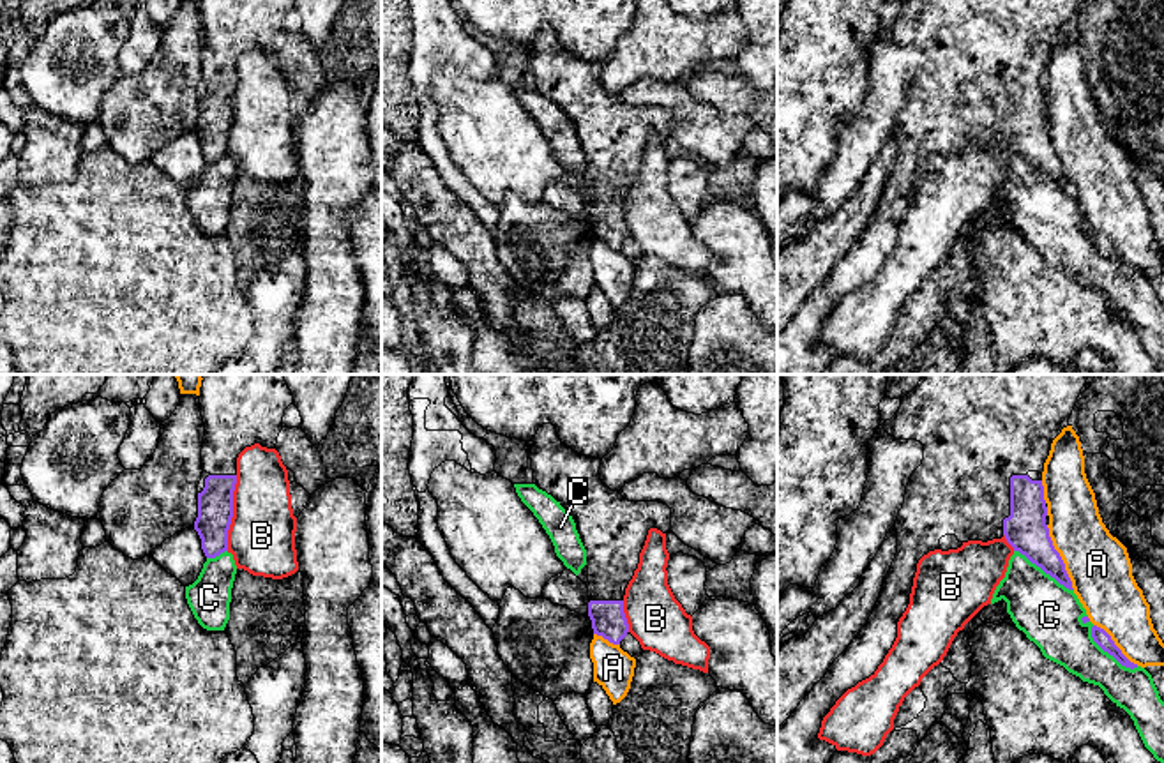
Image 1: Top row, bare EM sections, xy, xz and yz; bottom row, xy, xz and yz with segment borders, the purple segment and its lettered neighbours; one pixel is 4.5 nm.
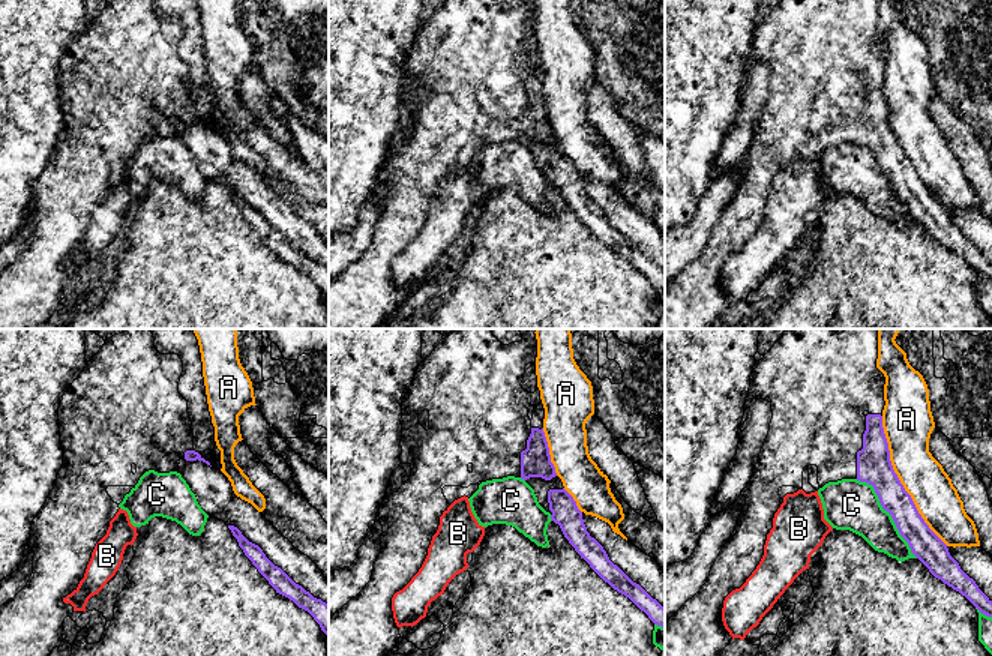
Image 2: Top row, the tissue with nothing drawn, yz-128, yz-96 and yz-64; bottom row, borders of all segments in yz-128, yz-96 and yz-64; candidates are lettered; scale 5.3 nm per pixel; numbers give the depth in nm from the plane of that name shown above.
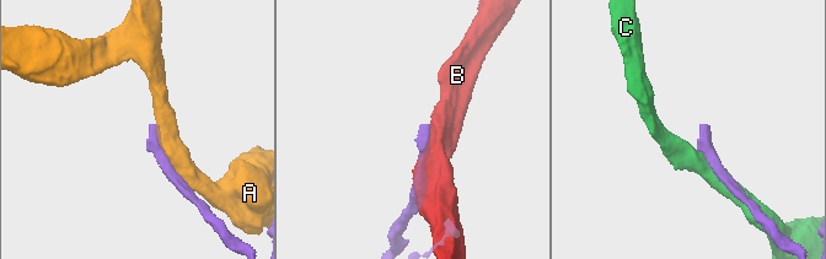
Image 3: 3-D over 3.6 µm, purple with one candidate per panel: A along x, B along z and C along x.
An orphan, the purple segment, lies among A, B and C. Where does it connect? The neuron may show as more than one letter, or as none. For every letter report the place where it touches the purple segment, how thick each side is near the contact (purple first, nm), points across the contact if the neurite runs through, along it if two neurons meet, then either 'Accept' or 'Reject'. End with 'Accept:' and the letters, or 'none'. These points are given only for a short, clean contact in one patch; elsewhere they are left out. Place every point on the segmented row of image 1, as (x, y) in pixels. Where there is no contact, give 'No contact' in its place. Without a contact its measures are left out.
A: Touches purple at yz (1060, 557). Thickness 190 nm (purple) against 280 nm. Reject
B: Touches purple at xy (232, 513). Thickness 160 nm (purple) against 300 nm. Boundary: xy (237, 475), (226, 550). Reject
C: Touches purple at yz (1044, 571). Thickness 190 nm (purple) against 280 nm. Reject
Accept: none

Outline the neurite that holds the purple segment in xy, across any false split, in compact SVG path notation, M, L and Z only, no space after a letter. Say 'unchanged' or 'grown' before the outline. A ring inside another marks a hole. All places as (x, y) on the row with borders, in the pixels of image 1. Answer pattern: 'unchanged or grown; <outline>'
grown; M201 374L200 404L205 426L201 470L208 473L198 493L194 530L207 558L228 551L228 530L233 517L233 491L237 484L237 457L254 443L276 449L283 429L284 410L293 403L283 374Z

